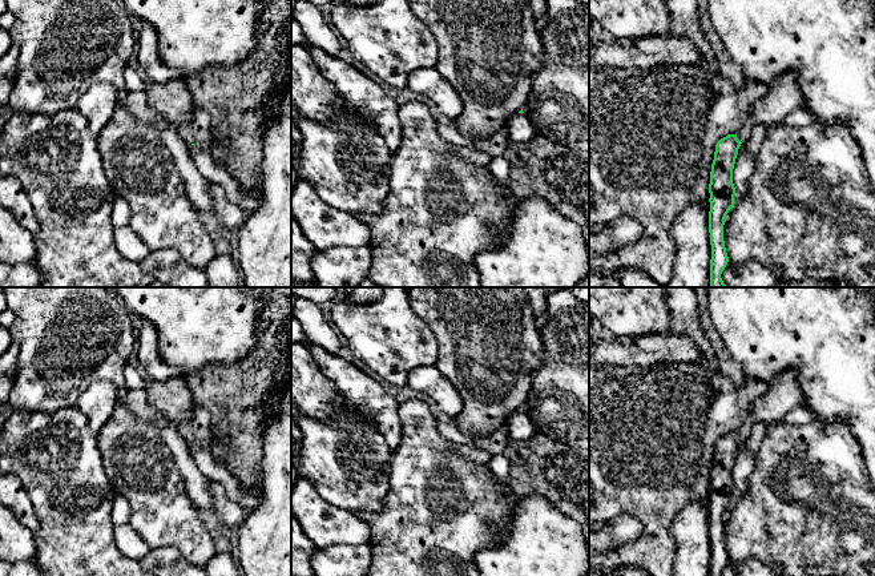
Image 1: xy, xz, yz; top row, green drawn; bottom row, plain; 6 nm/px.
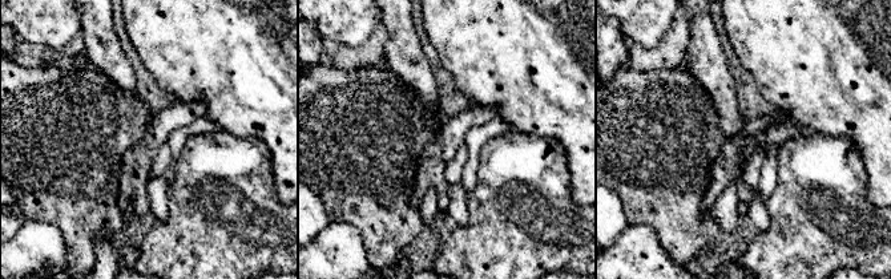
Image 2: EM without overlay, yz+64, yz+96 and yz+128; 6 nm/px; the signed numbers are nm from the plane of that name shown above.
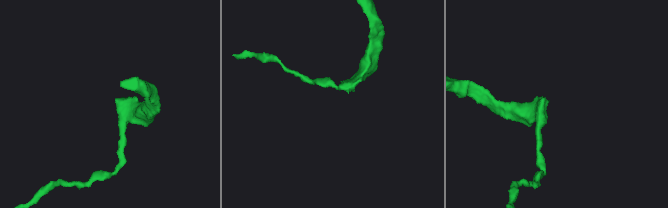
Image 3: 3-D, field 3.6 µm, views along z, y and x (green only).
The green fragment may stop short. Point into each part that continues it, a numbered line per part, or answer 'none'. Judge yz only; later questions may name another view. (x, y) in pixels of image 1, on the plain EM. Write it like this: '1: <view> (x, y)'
1: yz (785, 394)

